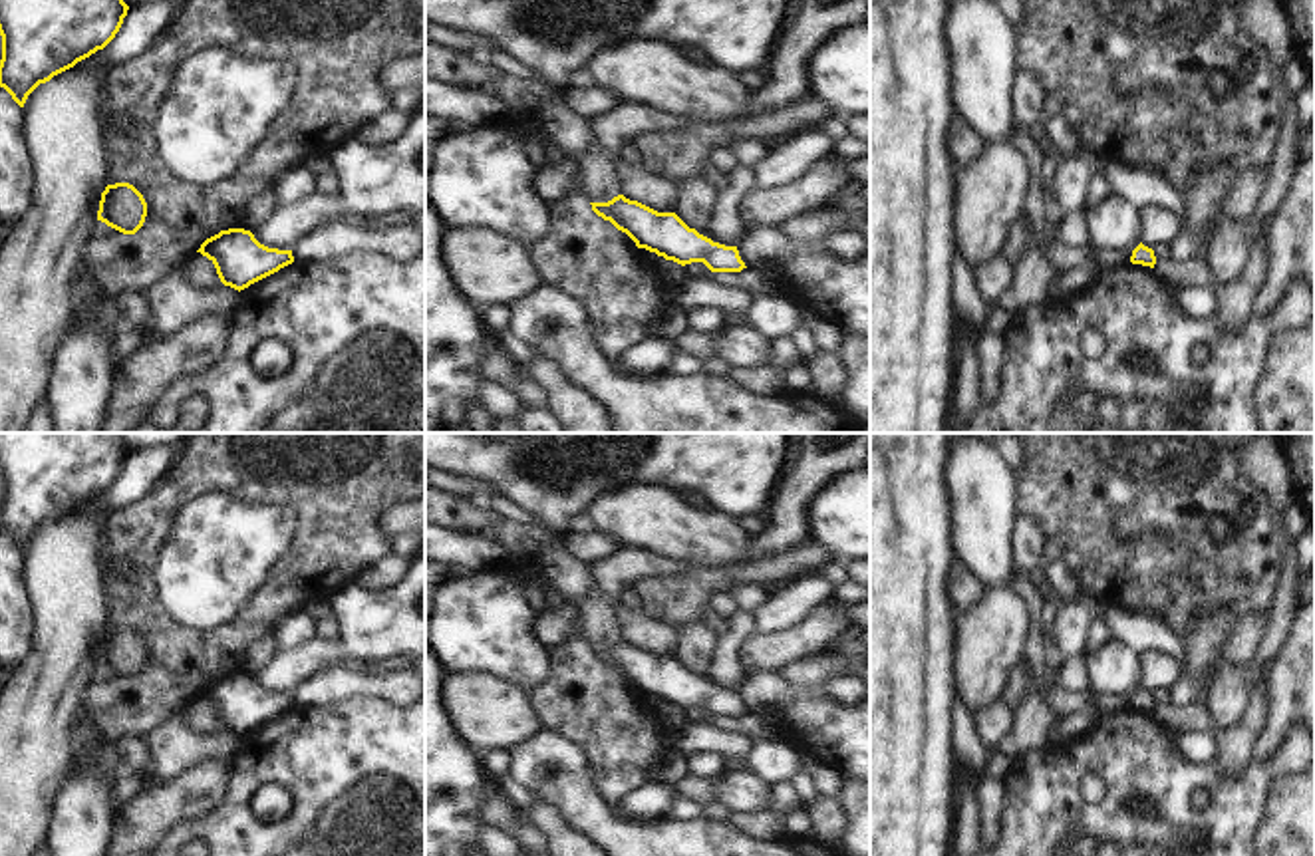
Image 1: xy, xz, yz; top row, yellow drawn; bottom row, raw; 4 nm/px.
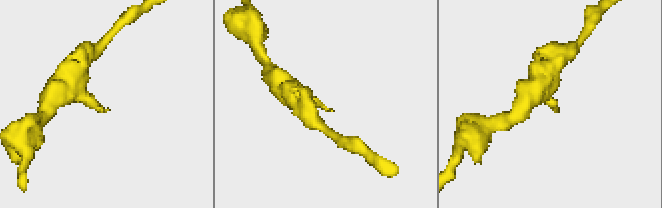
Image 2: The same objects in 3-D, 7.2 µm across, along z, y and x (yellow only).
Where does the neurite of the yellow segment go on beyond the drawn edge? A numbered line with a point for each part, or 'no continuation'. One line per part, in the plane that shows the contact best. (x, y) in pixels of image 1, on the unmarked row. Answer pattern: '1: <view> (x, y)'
no continuation.

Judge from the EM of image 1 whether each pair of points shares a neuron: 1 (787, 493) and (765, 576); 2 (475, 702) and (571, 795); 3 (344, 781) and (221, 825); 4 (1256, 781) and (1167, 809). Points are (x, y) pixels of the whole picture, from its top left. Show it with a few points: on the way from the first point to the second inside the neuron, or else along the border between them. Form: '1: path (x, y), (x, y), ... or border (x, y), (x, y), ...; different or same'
1: border (807, 537), (751, 561); different
2: border (543, 727), (509, 751); different
3: path (314, 809), (291, 833), (251, 833); same
4: path (1234, 783), (1192, 783), (1188, 787); same

